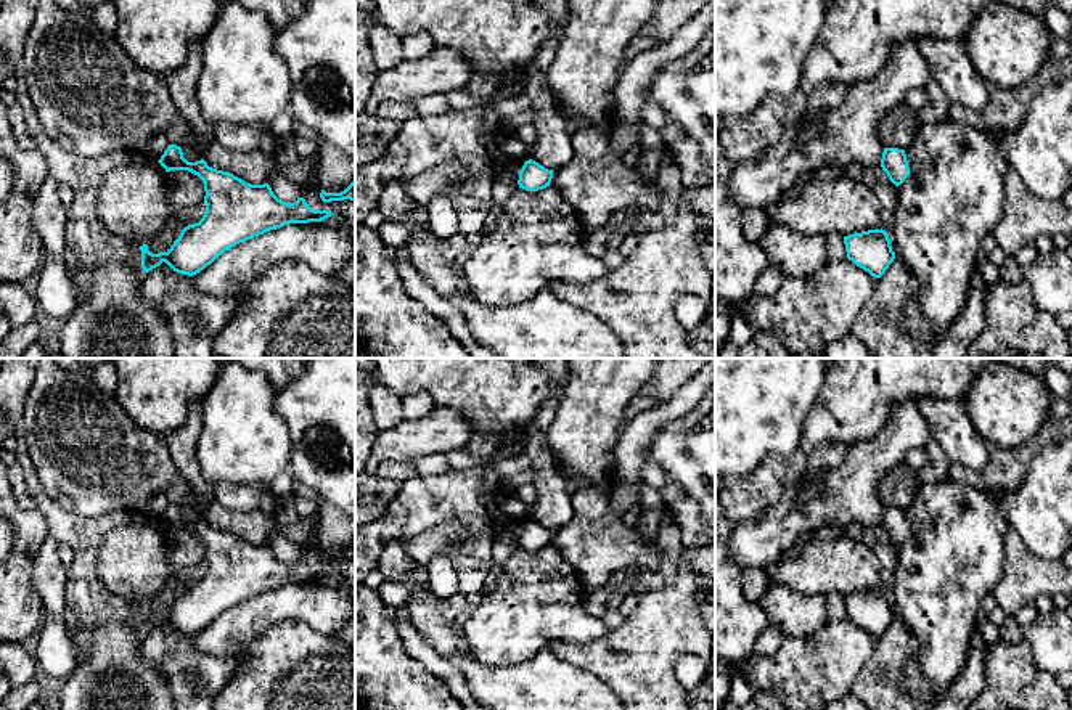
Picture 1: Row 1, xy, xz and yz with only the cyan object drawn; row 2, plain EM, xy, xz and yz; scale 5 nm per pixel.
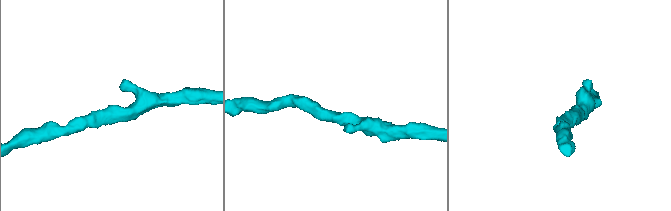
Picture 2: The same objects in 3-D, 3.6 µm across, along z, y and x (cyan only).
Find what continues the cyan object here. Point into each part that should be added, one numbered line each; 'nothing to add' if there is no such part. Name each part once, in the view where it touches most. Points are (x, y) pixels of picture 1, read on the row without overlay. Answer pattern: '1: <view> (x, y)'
nothing to add

